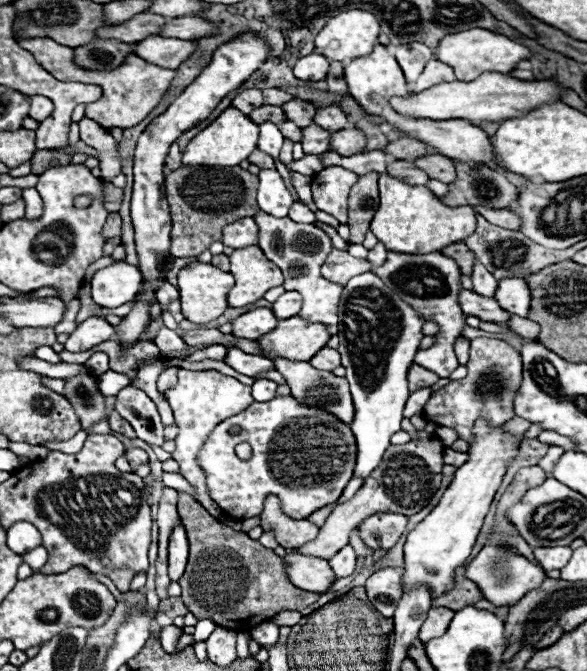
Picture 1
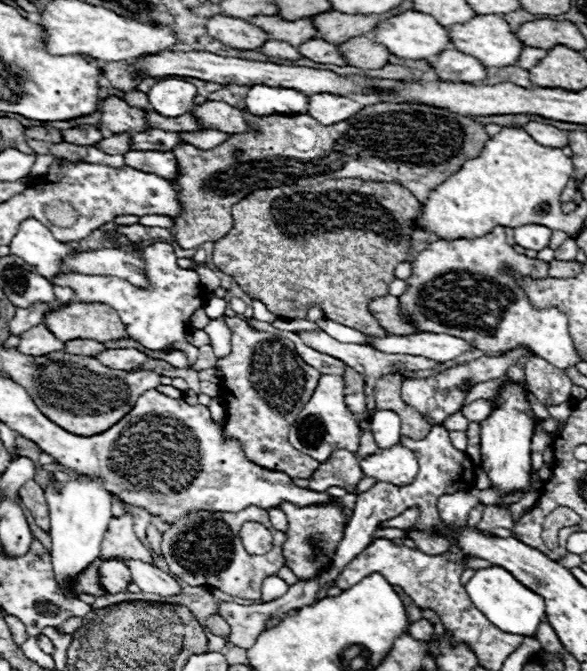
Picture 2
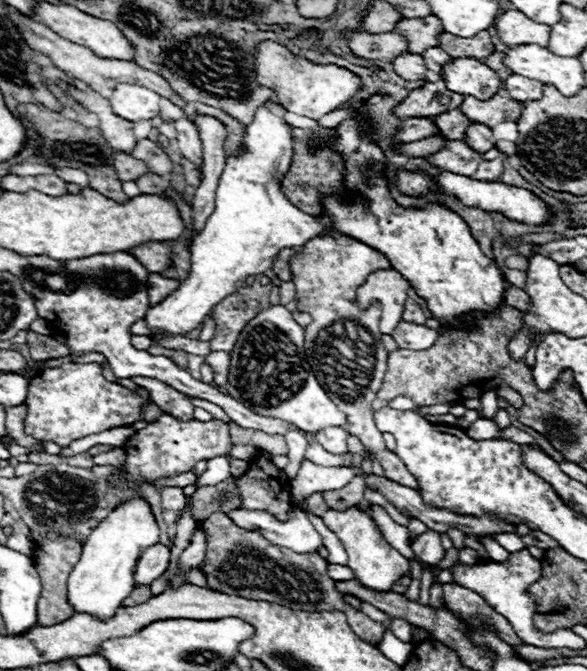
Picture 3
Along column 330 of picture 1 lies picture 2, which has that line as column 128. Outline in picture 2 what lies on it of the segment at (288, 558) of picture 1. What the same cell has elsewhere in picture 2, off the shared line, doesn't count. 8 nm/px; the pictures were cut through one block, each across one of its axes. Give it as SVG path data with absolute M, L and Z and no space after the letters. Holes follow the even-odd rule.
M104 560L100 564L100 584L106 592L110 592L110 594L124 592L130 582L132 582L132 576L130 576L130 570L124 562Z

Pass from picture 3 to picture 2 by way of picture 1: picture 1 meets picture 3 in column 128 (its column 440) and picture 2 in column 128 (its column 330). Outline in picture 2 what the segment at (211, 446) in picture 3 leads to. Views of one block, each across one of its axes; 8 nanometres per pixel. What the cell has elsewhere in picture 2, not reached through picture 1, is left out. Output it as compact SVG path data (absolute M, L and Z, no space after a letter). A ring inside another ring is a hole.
M122 514L120 518L112 518L102 540L102 560L110 558L134 558L146 560L152 564L152 552L136 538L134 534L134 516Z

